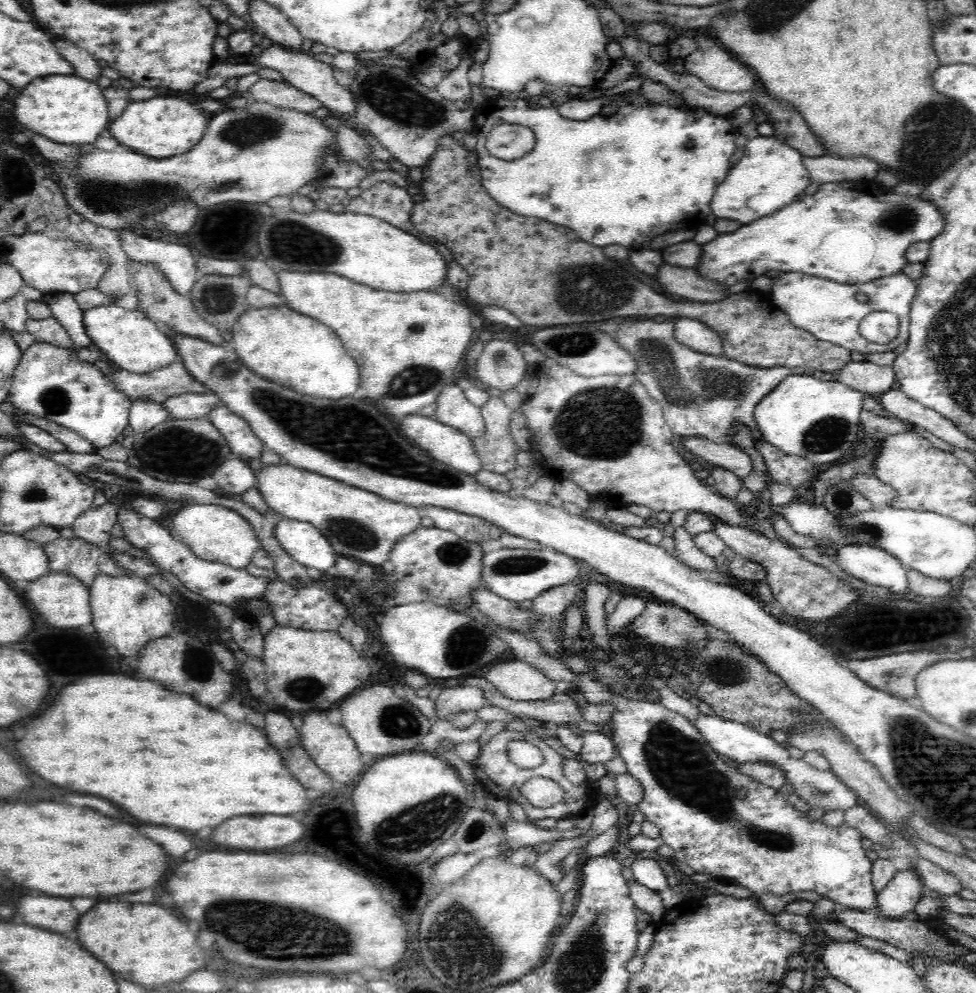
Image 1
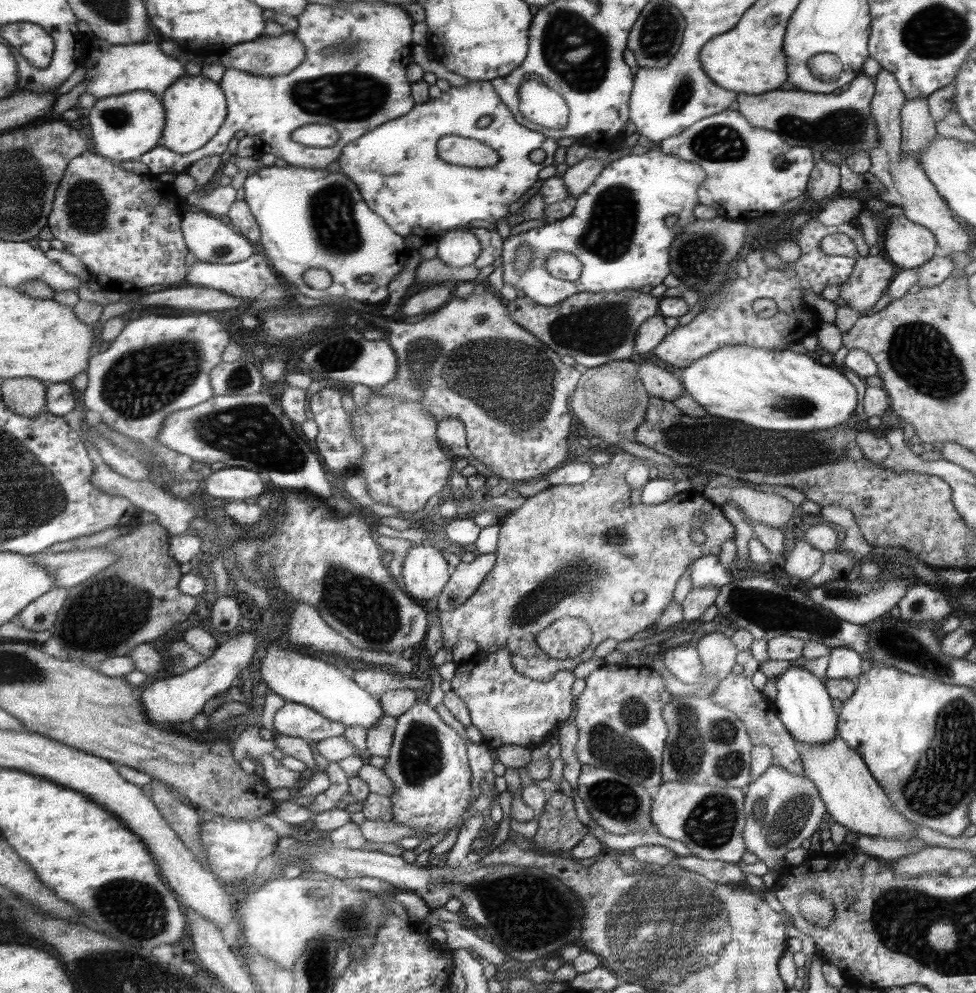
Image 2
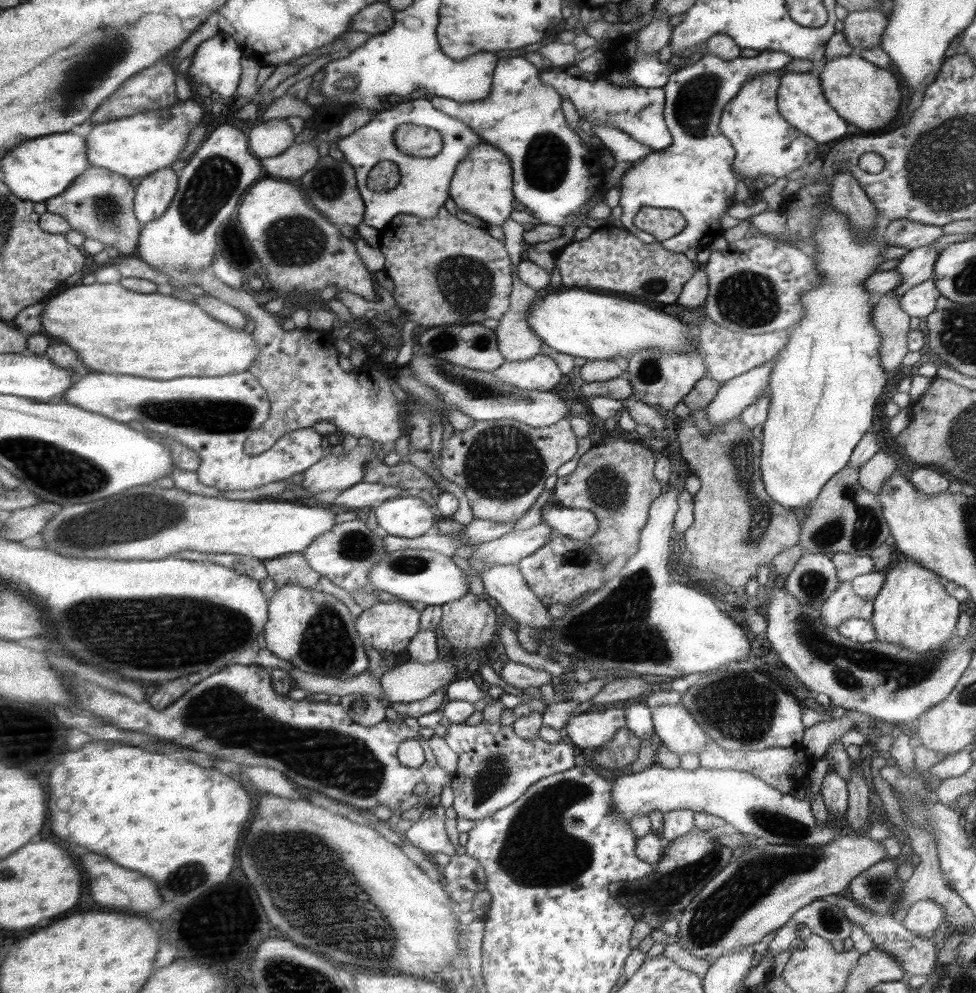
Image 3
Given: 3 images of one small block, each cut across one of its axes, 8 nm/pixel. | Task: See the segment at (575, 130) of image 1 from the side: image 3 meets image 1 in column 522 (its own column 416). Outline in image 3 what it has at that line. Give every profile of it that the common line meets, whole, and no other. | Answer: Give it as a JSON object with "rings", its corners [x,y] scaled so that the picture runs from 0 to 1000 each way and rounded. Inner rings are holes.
{"rings":[[[412,100],[404,105],[402,110],[394,110],[381,117],[378,124],[367,129],[359,136],[347,141],[345,147],[348,156],[357,162],[365,172],[366,188],[370,192],[371,200],[374,203],[373,226],[385,233],[390,234],[393,227],[408,216],[420,216],[432,221],[445,221],[449,212],[453,211],[455,203],[459,201],[459,191],[464,183],[467,171],[473,162],[481,157],[484,149],[489,149],[494,144],[494,139],[481,128],[478,124],[471,123],[468,119],[463,119],[444,107],[439,100]],[[411,125],[426,125],[435,127],[451,133],[454,139],[453,151],[443,159],[421,158],[413,154],[405,144],[405,131]]]}

